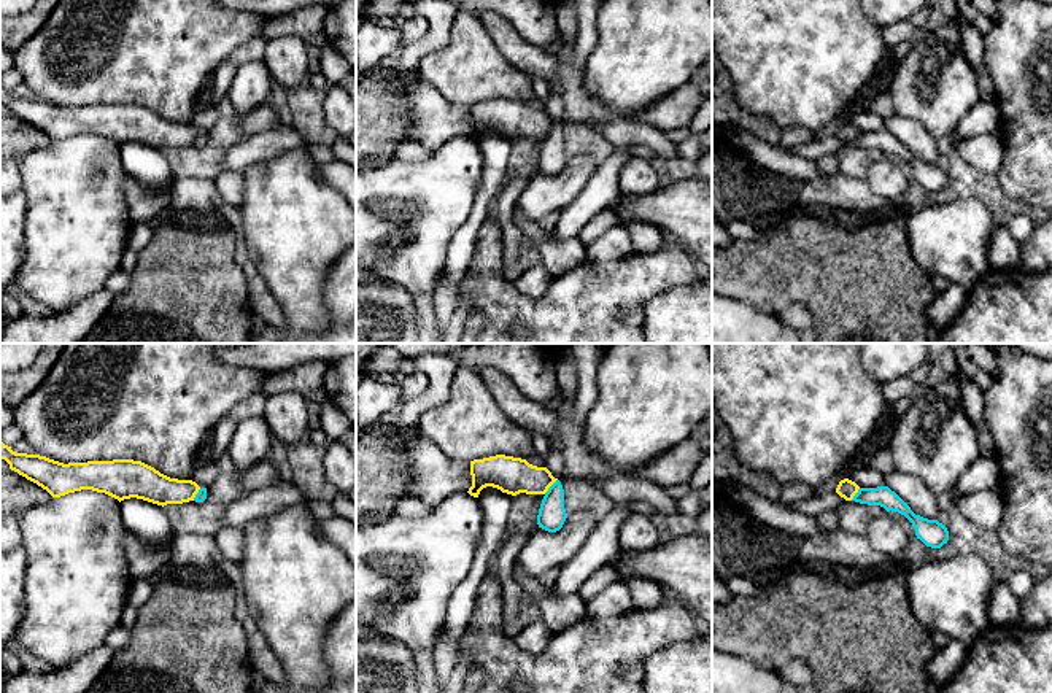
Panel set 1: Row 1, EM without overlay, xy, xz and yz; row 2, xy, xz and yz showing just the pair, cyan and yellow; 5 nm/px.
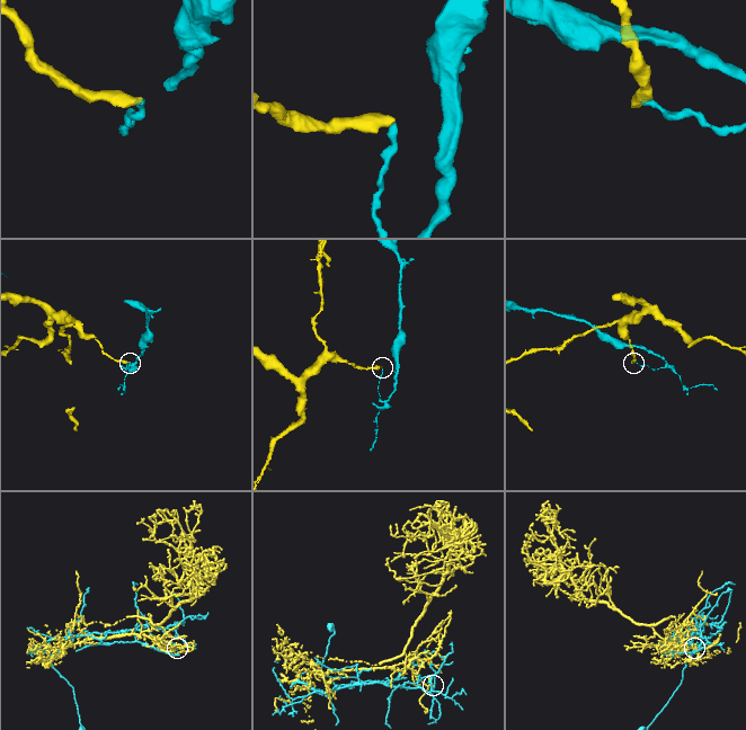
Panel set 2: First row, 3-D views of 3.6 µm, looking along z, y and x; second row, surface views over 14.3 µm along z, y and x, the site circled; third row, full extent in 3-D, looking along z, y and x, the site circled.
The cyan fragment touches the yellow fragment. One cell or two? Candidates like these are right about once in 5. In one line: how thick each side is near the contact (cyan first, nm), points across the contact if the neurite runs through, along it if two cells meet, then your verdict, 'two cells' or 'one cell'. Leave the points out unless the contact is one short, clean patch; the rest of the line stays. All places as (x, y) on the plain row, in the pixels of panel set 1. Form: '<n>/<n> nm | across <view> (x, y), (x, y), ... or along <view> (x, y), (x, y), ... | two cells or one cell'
140/190 nm | along xz (556, 123), (544, 137) | two cells

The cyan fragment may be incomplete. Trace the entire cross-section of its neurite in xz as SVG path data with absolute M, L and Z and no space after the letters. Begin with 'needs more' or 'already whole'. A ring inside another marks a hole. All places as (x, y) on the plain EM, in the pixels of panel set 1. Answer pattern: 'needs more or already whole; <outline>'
already whole; M556 124L548 135L545 137L539 159L537 159L537 168L539 172L556 176L563 172L564 165L567 162L566 153L564 153L564 134L559 124Z

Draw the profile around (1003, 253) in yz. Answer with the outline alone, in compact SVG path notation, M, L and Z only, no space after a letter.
M996 227L988 243L987 257L992 270L1020 269L1020 243L1006 227Z

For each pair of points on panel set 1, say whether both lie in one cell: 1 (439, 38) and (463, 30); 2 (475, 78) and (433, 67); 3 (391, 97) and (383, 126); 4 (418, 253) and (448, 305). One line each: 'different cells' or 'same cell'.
1: different cells
2: same cell
3: same cell
4: different cells

